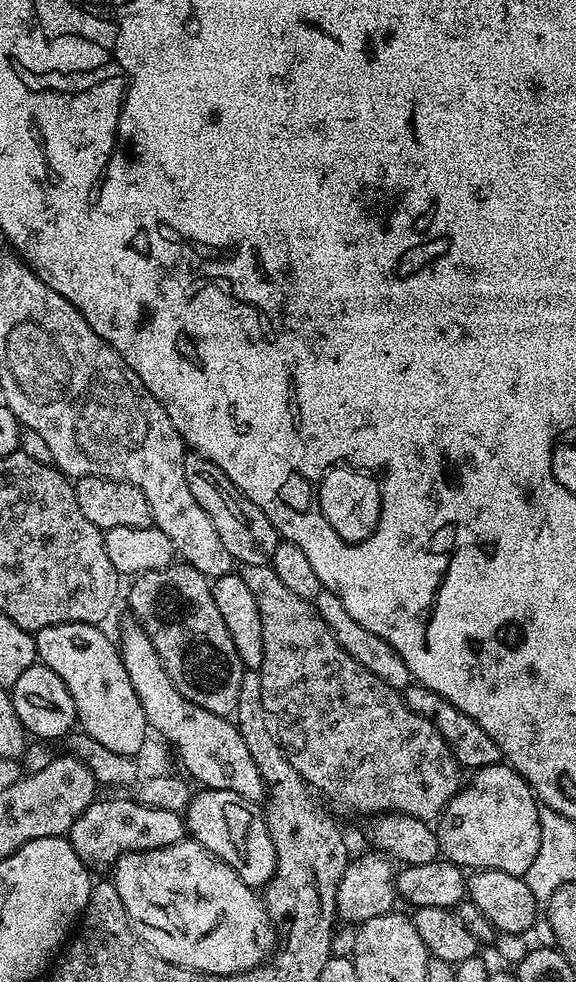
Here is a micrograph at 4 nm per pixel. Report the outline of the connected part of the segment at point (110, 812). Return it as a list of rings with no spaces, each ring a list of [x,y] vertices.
[[[97,798],[74,822],[66,838],[74,846],[78,858],[90,870],[111,869],[119,856],[127,852],[145,852],[155,848],[174,846],[185,839],[186,820],[174,810],[154,809],[131,800],[103,800]]]

